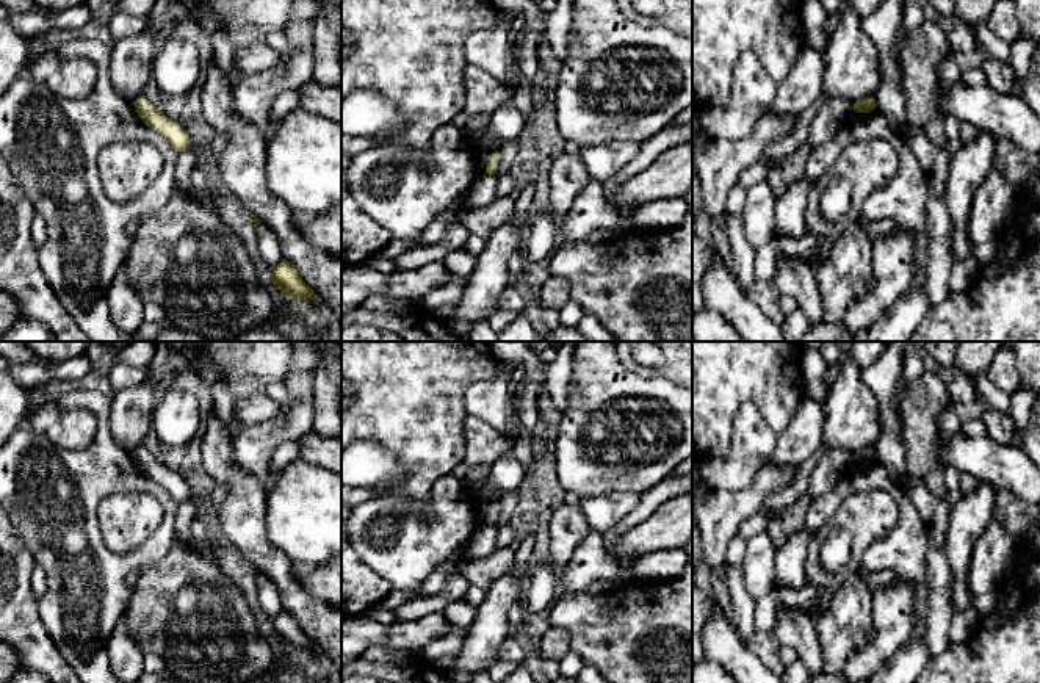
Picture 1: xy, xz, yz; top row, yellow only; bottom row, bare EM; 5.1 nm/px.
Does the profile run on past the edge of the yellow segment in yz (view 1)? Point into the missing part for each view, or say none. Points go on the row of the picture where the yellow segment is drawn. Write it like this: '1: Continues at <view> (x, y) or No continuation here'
1: No continuation here

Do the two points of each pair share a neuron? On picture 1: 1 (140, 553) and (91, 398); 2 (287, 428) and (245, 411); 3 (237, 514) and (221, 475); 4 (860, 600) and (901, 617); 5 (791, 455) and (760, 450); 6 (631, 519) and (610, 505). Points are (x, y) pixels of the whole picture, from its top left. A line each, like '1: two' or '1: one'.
1: one
2: two
3: one
4: two
5: two
6: two

